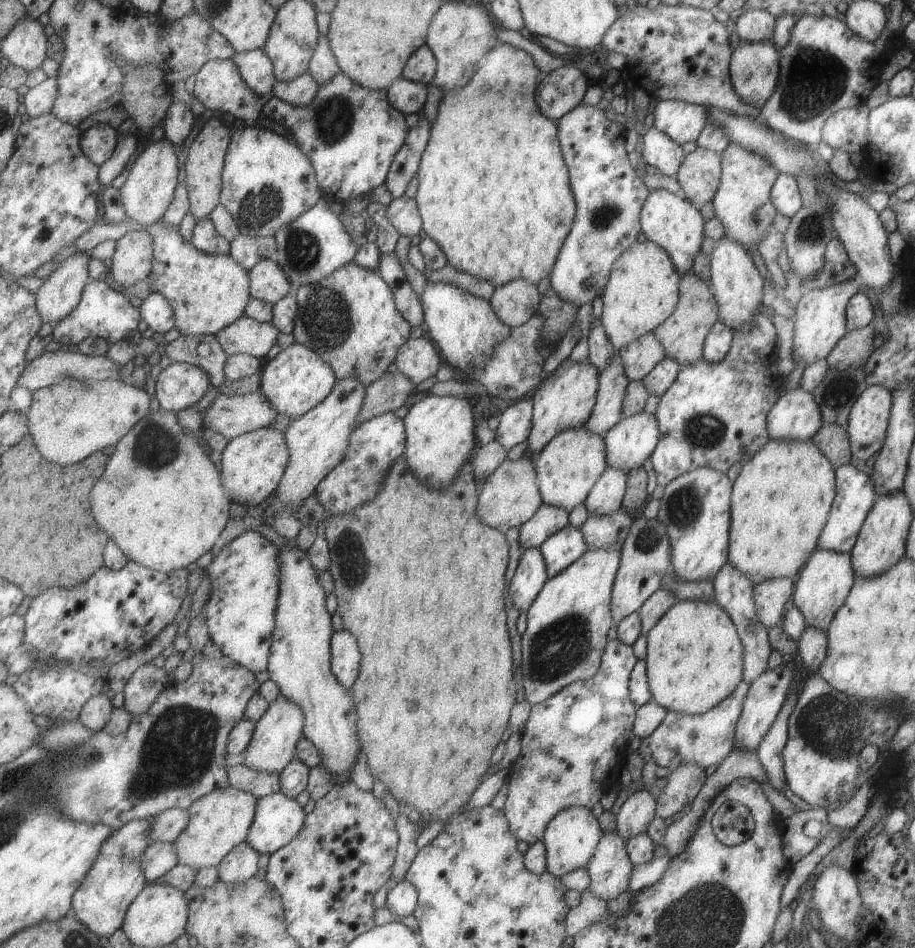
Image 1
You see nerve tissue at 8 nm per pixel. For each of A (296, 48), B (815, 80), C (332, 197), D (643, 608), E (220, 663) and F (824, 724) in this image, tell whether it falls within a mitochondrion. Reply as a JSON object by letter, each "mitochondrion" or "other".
{"A":"other","B":"mitochondrion","C":"other","D":"other","E":"other","F":"mitochondrion"}

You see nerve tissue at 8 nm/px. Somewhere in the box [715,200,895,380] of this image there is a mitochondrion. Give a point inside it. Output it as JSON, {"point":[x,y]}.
{"point":[810,231]}

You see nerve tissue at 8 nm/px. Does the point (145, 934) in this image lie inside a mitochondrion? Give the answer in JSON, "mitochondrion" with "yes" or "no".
{"mitochondrion":"no"}

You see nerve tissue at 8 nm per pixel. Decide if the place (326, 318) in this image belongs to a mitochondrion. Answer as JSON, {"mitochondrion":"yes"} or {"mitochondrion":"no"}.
{"mitochondrion":"yes"}

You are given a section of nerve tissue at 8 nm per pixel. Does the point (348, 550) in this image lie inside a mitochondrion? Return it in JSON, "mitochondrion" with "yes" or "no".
{"mitochondrion":"yes"}

